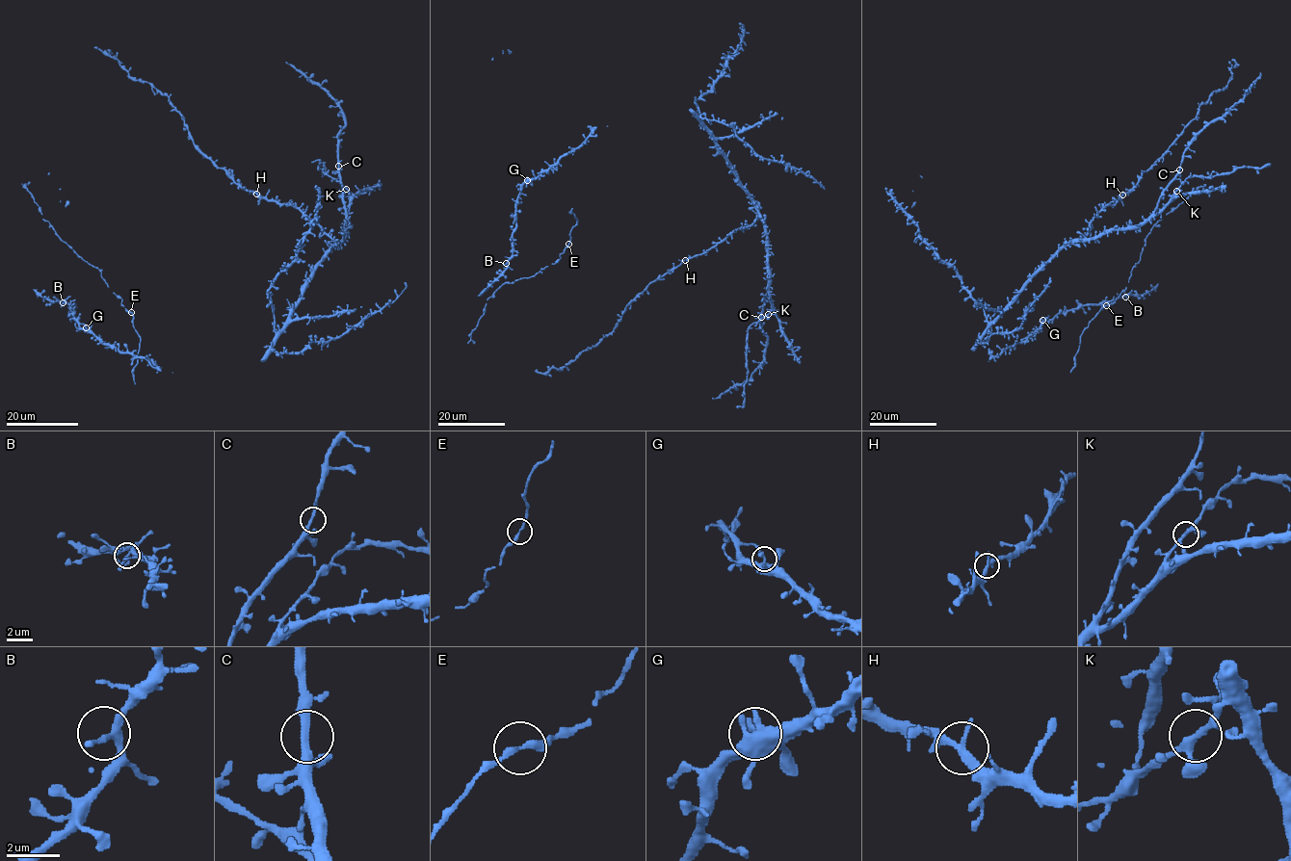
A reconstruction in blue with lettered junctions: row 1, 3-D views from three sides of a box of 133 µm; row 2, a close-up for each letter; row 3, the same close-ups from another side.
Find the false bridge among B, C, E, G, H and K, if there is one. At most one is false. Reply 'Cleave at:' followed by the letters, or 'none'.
Cleave at: none

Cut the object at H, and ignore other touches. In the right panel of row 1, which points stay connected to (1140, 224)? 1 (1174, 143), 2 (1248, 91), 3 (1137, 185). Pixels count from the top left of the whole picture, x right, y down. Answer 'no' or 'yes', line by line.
1: no
2: yes
3: no

